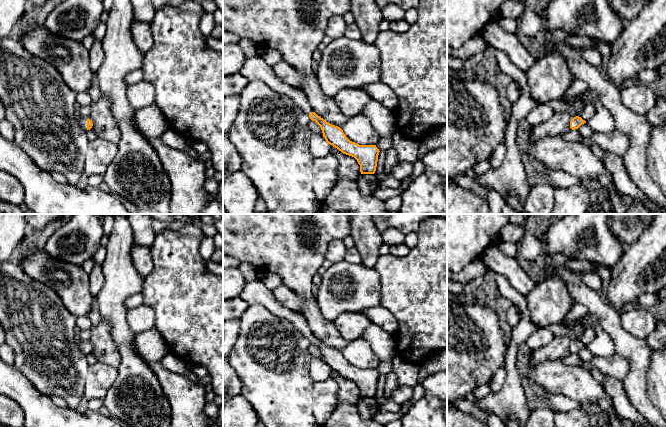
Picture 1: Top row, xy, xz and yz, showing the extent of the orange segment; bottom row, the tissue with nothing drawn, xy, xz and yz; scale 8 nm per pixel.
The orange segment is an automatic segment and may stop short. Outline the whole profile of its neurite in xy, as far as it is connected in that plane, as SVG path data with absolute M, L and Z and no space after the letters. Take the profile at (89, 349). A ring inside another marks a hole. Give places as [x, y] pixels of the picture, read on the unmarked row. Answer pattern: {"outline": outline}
{"outline": "M80 337L76 338L76 343L84 354L90 354L93 350L92 345L89 342L82 340Z"}

